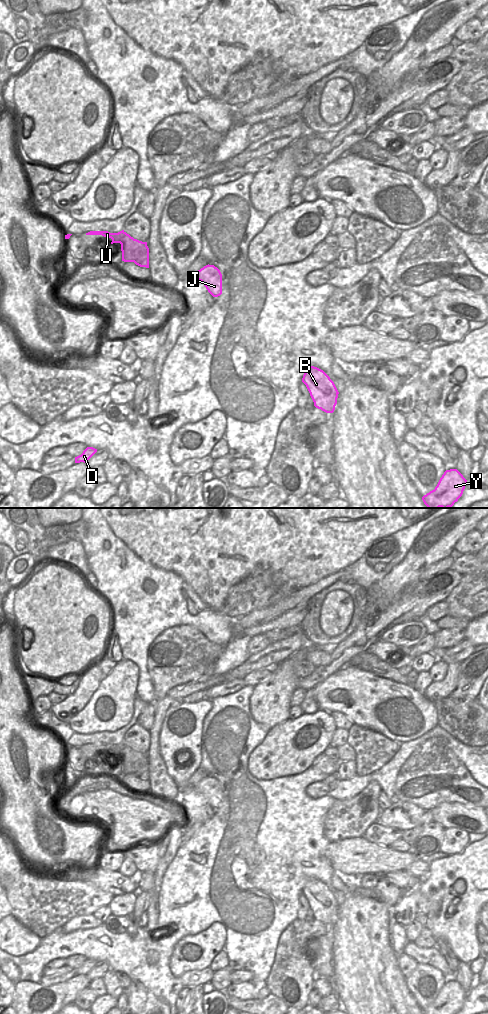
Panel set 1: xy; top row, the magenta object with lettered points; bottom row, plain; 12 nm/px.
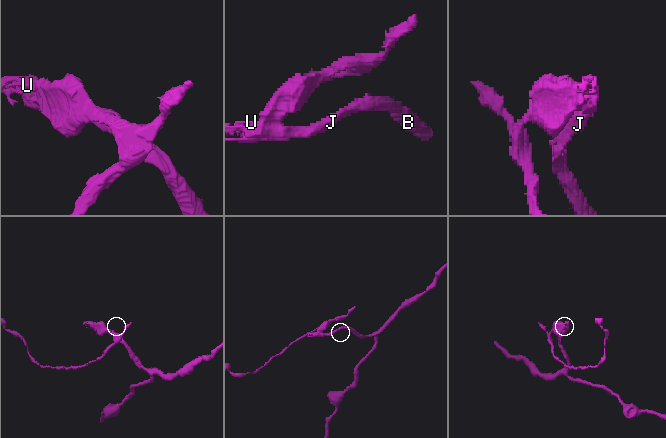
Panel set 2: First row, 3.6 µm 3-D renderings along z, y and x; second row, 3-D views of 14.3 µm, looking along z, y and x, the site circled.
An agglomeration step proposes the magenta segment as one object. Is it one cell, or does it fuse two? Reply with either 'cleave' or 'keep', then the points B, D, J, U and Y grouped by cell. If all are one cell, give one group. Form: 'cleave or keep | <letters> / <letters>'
cleave | B J U Y / D

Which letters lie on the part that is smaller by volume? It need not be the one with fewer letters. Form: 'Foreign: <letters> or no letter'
Foreign: D

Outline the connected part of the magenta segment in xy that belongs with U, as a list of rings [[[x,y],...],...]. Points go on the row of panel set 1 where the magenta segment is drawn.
[[[124,230],[118,232],[118,233],[110,233],[108,231],[90,231],[86,233],[86,235],[102,235],[104,237],[109,237],[112,239],[111,244],[113,243],[120,243],[123,240],[123,233]]]

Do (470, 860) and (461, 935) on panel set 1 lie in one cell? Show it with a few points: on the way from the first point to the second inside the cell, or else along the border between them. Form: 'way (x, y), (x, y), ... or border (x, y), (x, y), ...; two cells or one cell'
way (469, 879), (463, 916); one cell

